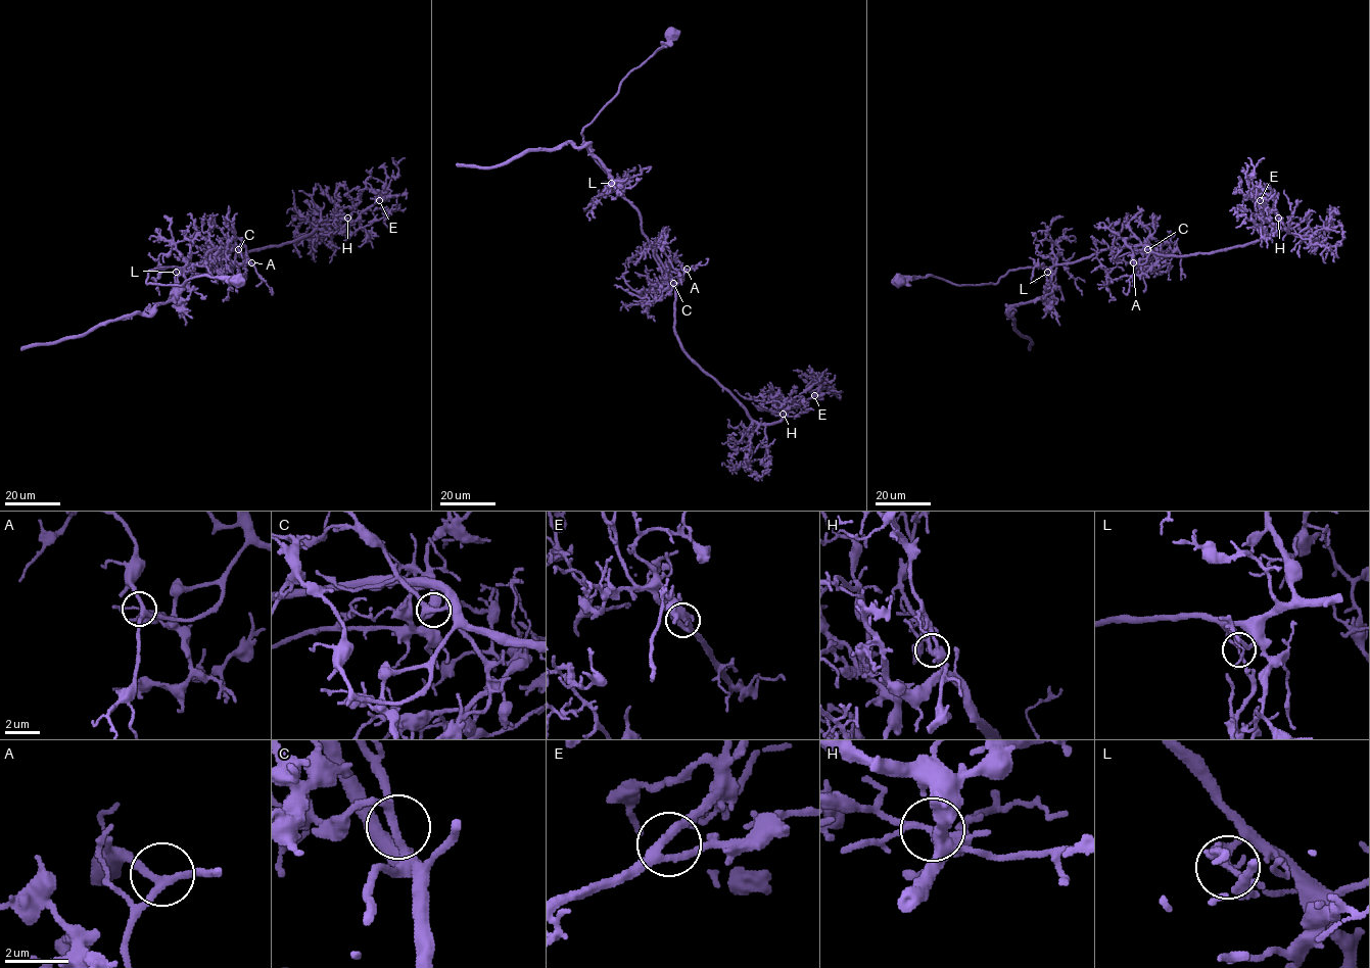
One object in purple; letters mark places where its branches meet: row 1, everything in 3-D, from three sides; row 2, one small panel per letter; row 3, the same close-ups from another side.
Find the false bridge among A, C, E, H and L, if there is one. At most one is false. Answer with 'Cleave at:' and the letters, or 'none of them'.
Cleave at: L

